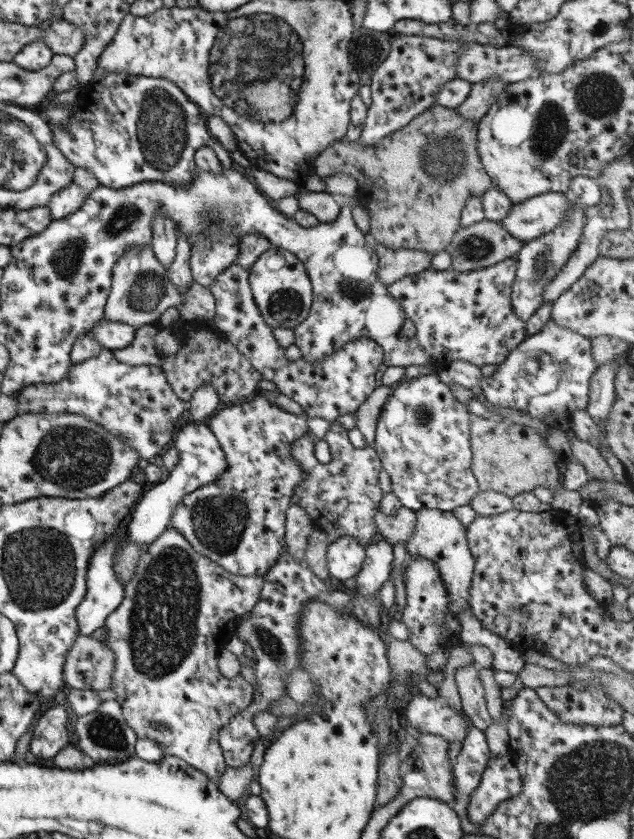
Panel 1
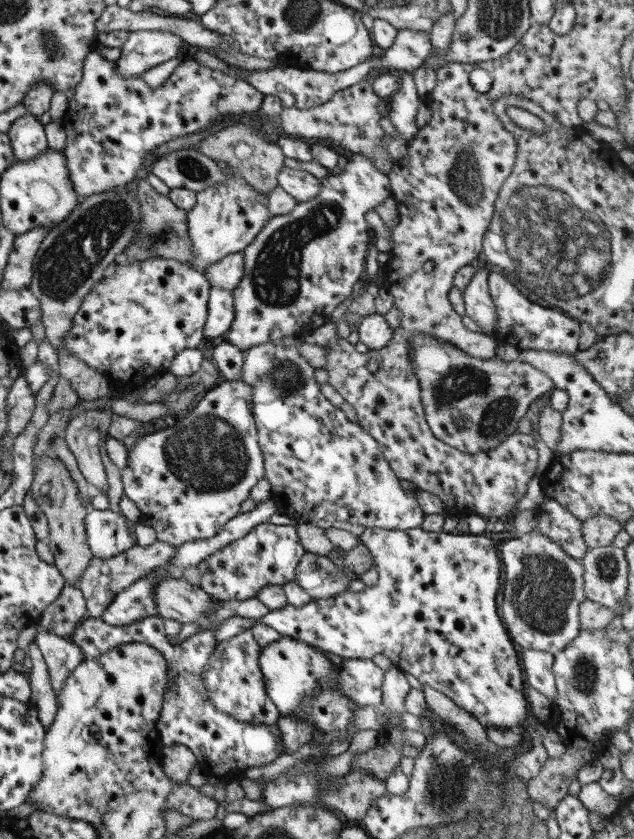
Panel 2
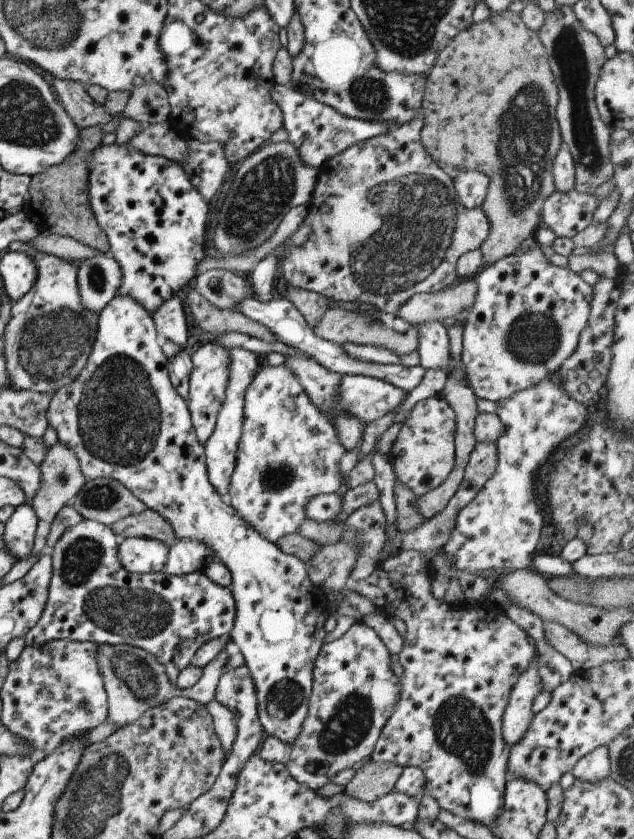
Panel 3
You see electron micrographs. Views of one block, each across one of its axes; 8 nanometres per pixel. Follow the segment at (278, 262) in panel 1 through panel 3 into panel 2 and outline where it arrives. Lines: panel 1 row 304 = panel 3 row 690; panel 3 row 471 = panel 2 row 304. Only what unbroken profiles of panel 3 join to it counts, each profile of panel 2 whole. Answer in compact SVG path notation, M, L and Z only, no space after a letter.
M149 257L109 267L83 297L61 346L125 395L138 390L145 379L167 372L181 349L203 342L211 287L199 270L173 259Z

